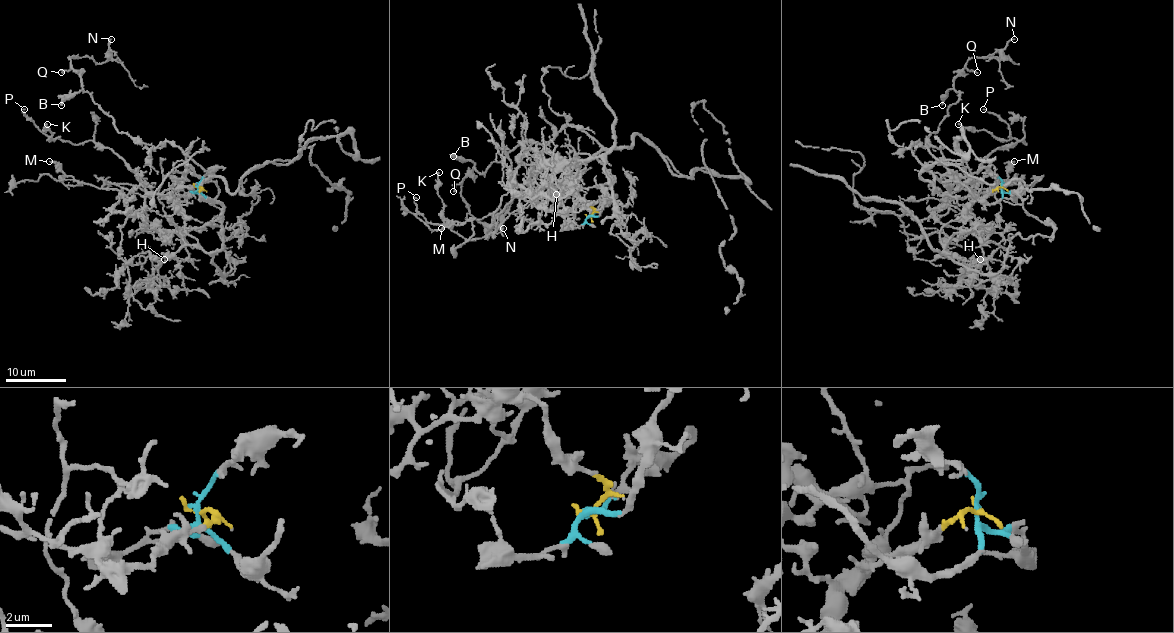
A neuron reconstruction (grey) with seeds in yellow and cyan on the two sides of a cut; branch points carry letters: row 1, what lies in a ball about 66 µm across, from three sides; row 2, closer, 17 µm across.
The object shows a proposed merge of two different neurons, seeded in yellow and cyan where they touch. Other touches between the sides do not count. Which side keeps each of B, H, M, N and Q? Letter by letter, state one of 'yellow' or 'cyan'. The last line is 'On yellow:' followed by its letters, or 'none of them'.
B: cyan
H: yellow
M: cyan
N: cyan
Q: cyan
On yellow: H

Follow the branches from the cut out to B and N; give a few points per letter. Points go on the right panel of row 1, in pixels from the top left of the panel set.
B: (1002, 187), (990, 204), (979, 201), (914, 155), (917, 142), (931, 145), (958, 91), (950, 88), (941, 105)
N: (1002, 187), (982, 204), (934, 175), (911, 146), (931, 145), (967, 61), (1014, 63), (1003, 53), (1014, 38)

